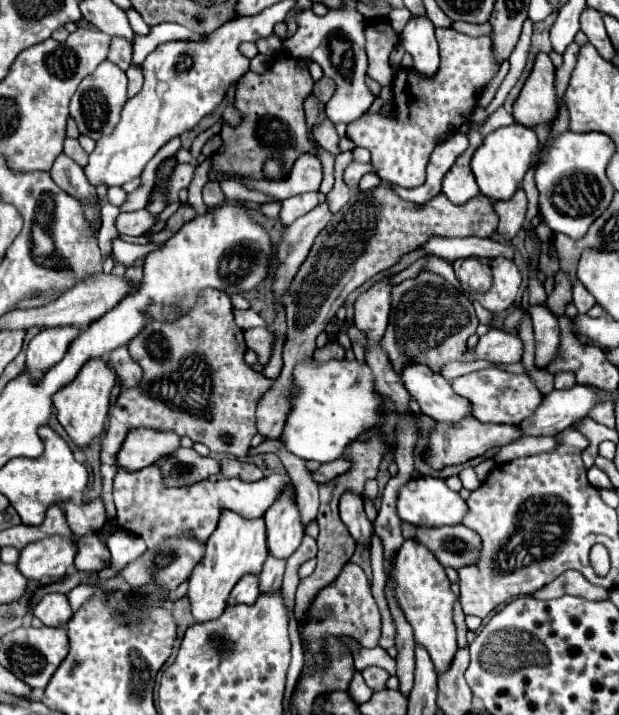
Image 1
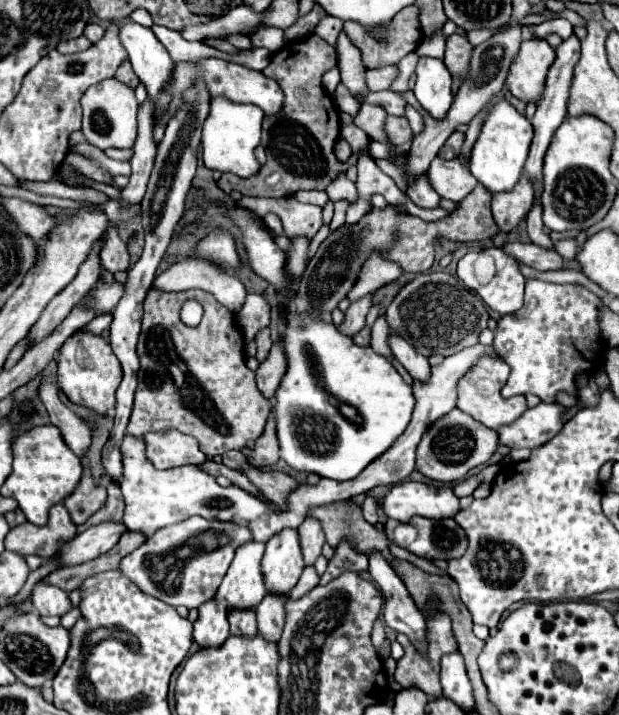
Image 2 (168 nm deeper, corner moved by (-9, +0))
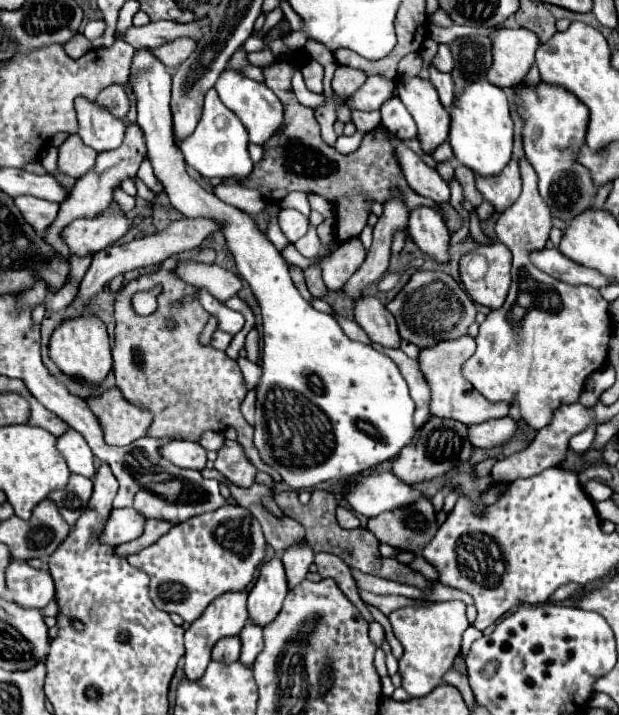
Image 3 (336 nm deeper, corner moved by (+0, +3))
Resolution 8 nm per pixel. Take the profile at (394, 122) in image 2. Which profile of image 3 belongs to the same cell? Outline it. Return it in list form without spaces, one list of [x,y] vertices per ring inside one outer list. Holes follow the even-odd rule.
[[[293,59],[293,63],[277,61],[271,67],[263,69],[265,85],[279,97],[285,109],[285,125],[283,129],[263,147],[265,155],[263,161],[255,165],[253,173],[243,183],[245,187],[253,187],[261,191],[265,199],[271,199],[279,193],[279,201],[291,193],[291,191],[303,191],[303,193],[317,193],[325,197],[329,203],[335,205],[337,217],[335,217],[335,239],[337,243],[345,243],[351,239],[357,239],[367,225],[367,217],[371,213],[373,203],[387,203],[391,199],[391,191],[399,191],[403,197],[403,203],[407,211],[411,213],[417,207],[433,207],[439,209],[439,205],[433,199],[425,199],[417,195],[415,191],[409,191],[409,185],[405,183],[397,161],[393,159],[393,149],[383,133],[381,127],[365,133],[361,147],[351,155],[341,155],[337,149],[329,147],[321,139],[319,123],[313,115],[313,109],[303,107],[293,89],[291,89],[291,75],[293,69],[299,67],[301,61]]]

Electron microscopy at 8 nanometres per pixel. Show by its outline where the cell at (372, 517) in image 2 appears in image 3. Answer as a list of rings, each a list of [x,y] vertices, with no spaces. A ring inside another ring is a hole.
[[[337,507],[337,521],[345,529],[357,529],[359,527],[359,519],[347,507]]]

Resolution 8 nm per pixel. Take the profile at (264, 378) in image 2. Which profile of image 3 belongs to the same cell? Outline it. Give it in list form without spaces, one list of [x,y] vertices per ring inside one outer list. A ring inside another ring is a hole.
[[[249,391],[247,397],[241,403],[241,413],[249,425],[253,425],[253,415],[255,415],[255,391]]]

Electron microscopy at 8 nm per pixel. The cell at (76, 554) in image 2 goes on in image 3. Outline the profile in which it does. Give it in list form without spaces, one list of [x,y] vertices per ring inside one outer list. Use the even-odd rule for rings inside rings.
[[[133,507],[113,509],[111,517],[107,519],[105,531],[101,533],[101,541],[121,545],[121,543],[127,543],[131,539],[137,539],[143,533],[145,521],[147,521],[145,515],[141,515]]]

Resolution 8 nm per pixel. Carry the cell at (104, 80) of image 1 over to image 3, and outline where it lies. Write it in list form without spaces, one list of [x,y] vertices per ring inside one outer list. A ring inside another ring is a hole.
[[[77,99],[75,109],[79,117],[79,137],[87,147],[101,153],[121,145],[125,133],[123,121],[113,119],[109,111],[101,109],[97,103],[89,103],[87,99]]]

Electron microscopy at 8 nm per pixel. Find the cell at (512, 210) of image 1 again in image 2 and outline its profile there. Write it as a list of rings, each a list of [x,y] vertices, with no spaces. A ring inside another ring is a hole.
[[[526,176],[522,182],[510,190],[510,194],[494,194],[492,196],[492,214],[502,232],[512,232],[520,220],[526,218],[534,204],[534,188]]]

